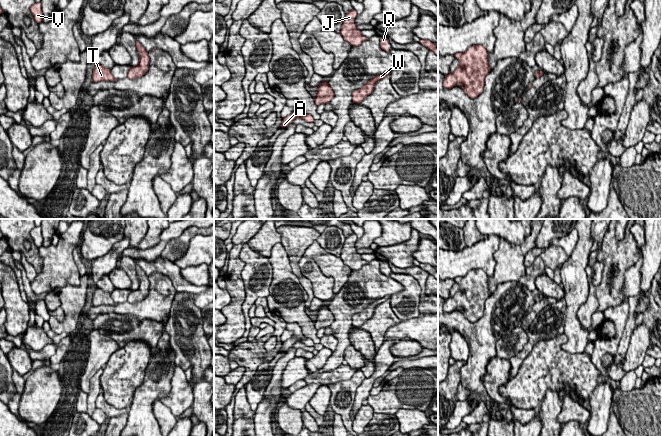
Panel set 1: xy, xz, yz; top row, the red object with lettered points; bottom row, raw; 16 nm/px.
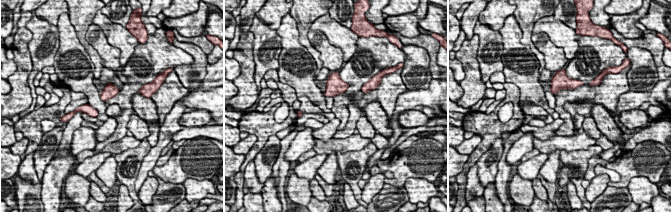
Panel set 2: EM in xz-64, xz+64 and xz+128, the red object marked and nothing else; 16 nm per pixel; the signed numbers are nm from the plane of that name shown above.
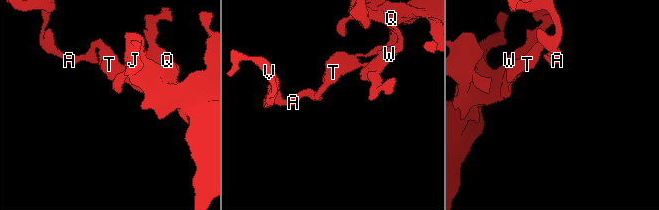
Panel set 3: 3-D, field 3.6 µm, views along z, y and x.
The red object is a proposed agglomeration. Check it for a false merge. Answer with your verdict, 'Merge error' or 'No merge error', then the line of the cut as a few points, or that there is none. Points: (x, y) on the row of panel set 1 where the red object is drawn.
No merge error. No split

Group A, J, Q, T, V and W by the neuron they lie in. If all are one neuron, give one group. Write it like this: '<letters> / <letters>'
A J Q T V W

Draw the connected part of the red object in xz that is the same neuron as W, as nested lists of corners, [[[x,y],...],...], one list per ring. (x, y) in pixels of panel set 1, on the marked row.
[[[390,71],[377,75],[371,80],[369,80],[367,83],[365,83],[362,88],[358,90],[354,90],[352,92],[352,102],[353,103],[362,102],[367,96],[369,96],[373,92],[375,84],[379,80],[382,80],[383,78],[389,75],[390,75]]]

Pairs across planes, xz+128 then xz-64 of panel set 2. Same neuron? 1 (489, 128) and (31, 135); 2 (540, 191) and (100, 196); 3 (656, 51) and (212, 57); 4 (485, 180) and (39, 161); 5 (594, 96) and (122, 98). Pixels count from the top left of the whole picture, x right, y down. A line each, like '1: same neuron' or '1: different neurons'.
1: same neuron
2: same neuron
3: different neurons
4: same neuron
5: different neurons

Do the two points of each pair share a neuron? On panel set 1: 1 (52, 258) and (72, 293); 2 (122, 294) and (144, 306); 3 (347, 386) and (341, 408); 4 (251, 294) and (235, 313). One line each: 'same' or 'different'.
1: different
2: different
3: same
4: different

